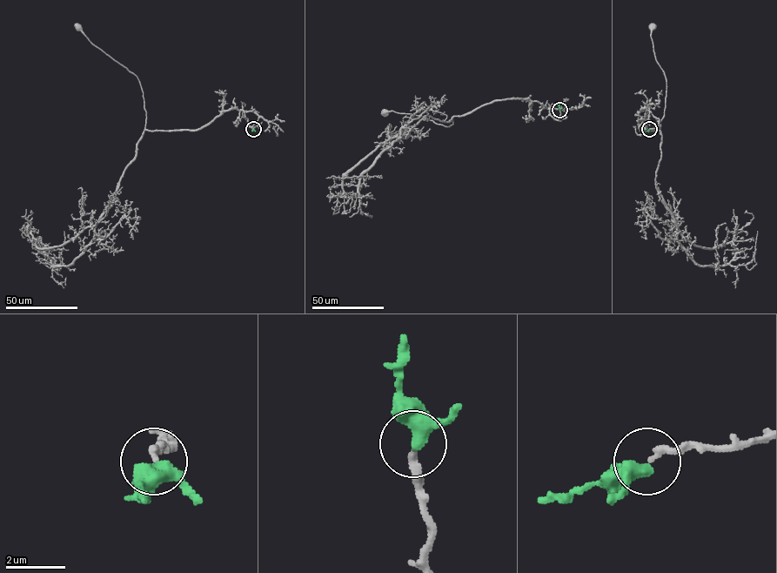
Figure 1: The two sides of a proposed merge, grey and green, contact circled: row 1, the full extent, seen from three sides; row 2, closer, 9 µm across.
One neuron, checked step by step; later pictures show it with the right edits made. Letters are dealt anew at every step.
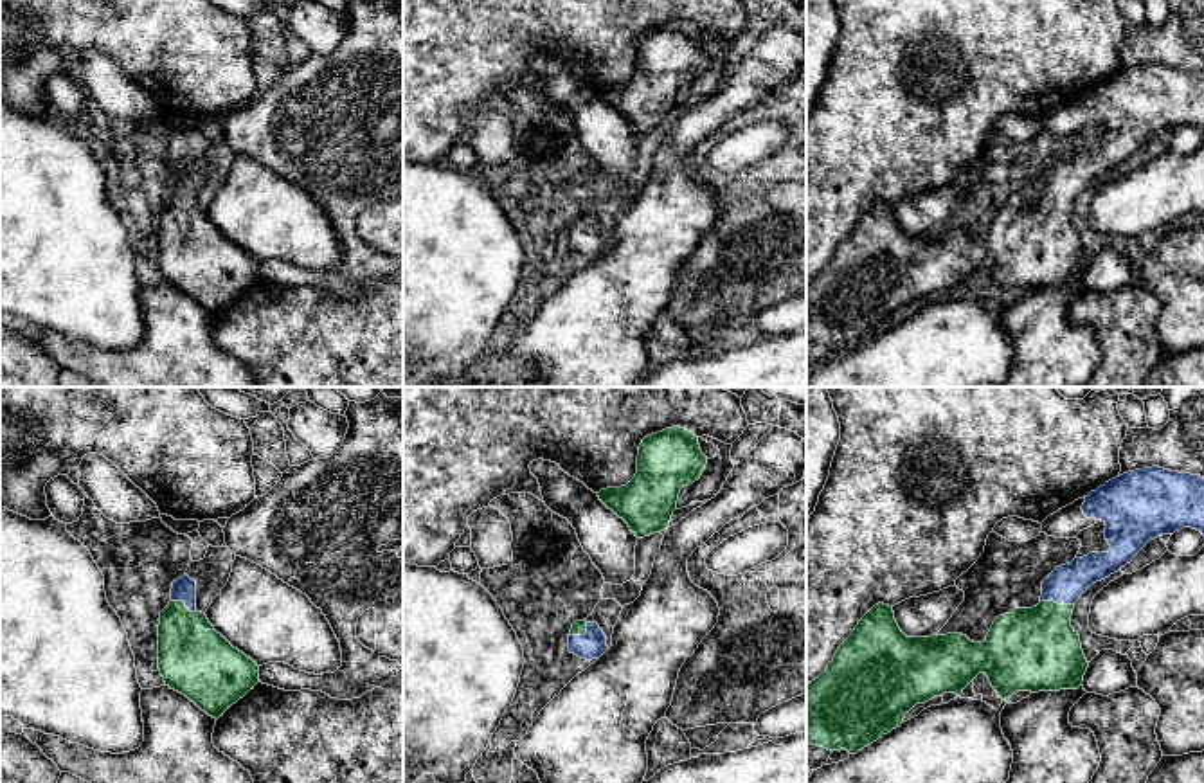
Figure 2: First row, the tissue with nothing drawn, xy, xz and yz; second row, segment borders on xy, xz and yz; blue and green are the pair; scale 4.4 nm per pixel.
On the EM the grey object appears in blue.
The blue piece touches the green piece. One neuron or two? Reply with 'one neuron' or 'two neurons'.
one neuron

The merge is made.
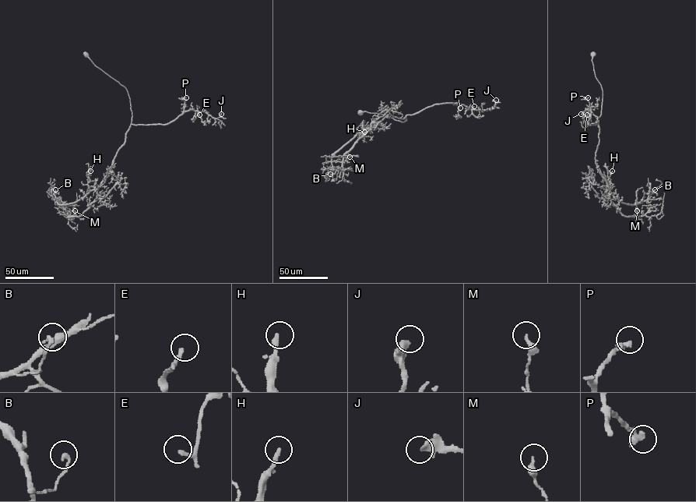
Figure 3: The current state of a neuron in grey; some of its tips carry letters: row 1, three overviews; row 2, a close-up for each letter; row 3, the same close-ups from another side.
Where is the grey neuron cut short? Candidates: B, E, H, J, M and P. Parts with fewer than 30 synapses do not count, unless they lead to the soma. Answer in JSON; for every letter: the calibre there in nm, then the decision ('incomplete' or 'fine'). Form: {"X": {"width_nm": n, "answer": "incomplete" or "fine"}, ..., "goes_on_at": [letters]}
{"B": {"width_nm": 200, "answer": "fine"}, "E": {"width_nm": 130, "answer": "fine"}, "H": {"width_nm": 240, "answer": "incomplete"}, "J": {"width_nm": 420, "answer": "fine"}, "M": {"width_nm": 320, "answer": "fine"}, "P": {"width_nm": 320, "answer": "fine"}, "goes_on_at": ["H"]}

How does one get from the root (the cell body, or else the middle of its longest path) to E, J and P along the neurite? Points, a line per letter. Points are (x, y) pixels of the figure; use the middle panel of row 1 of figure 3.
E: (360, 112), (377, 113), (403, 121), (407, 114), (414, 114), (435, 104), (458, 103), (471, 109), (474, 106)
J: (360, 112), (403, 121), (407, 114), (435, 104), (458, 103), (486, 110), (496, 100)
P: (360, 112), (377, 113), (403, 121), (407, 114), (435, 104), (458, 103), (458, 110), (460, 107)

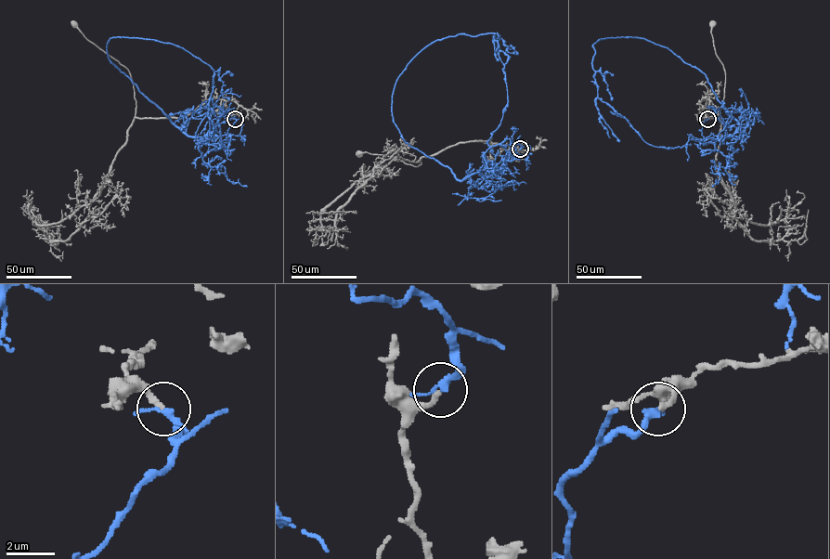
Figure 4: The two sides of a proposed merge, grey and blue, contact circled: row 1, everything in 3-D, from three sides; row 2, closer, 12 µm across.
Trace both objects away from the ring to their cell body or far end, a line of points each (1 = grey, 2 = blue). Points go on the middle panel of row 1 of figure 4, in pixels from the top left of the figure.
1: (520, 149), (513, 160), (490, 141), (459, 142), (422, 156), (417, 166), (359, 153)
2: (520, 149), (493, 145), (460, 180), (403, 138), (396, 80), (436, 41), (496, 33), (508, 105), (492, 132)

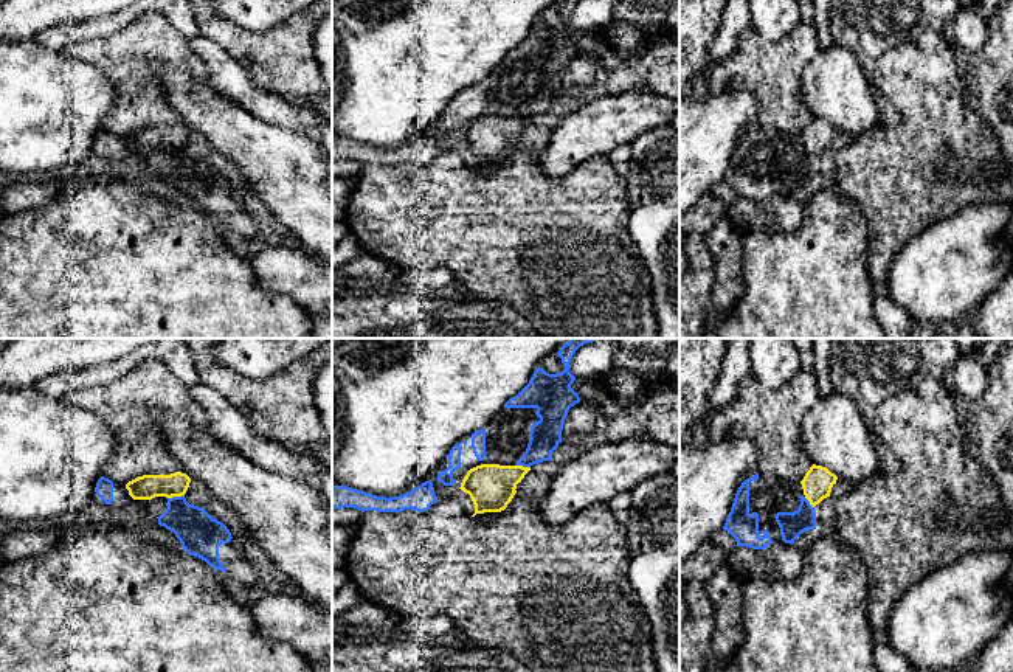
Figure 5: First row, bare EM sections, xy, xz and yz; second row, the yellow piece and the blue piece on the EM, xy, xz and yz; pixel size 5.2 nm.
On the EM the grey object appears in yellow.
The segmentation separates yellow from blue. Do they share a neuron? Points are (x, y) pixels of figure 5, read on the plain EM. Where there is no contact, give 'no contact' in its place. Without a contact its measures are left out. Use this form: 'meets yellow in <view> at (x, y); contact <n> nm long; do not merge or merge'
meets yellow in xy at (176, 148); contact 90 nm long; do not merge

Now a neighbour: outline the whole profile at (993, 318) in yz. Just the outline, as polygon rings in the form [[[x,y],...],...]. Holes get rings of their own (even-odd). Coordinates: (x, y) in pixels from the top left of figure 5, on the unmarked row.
[[[1013,267],[971,315],[979,338],[1013,338]]]

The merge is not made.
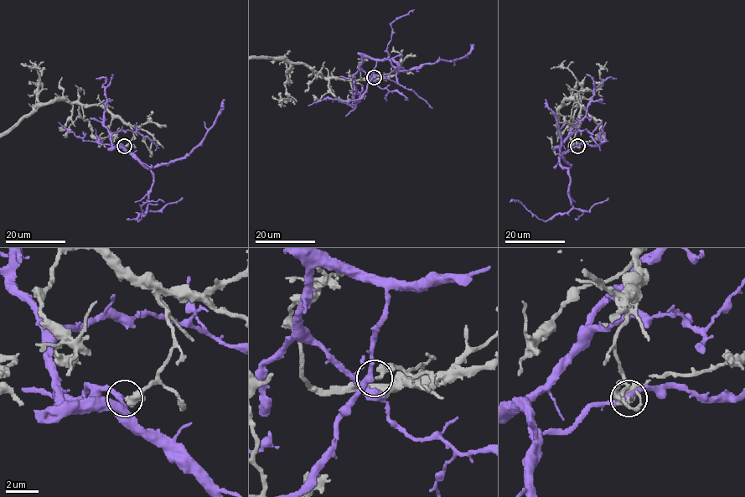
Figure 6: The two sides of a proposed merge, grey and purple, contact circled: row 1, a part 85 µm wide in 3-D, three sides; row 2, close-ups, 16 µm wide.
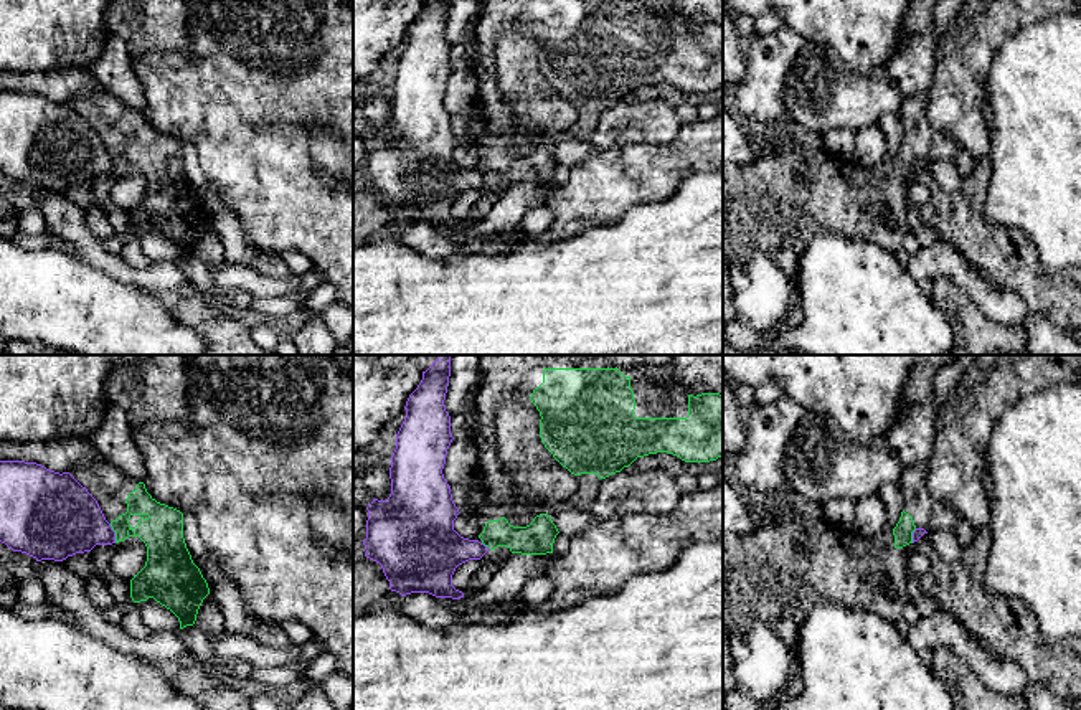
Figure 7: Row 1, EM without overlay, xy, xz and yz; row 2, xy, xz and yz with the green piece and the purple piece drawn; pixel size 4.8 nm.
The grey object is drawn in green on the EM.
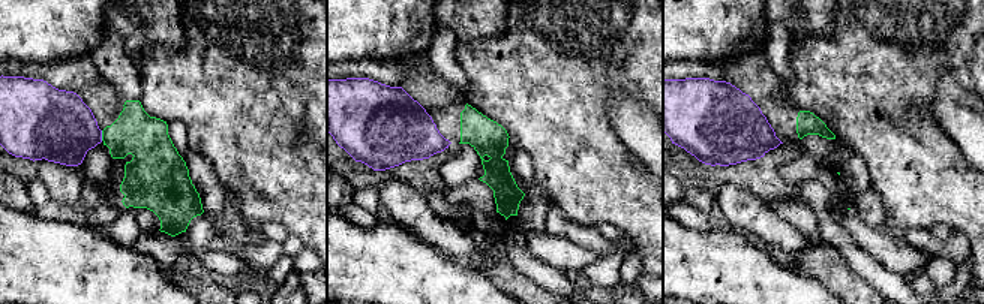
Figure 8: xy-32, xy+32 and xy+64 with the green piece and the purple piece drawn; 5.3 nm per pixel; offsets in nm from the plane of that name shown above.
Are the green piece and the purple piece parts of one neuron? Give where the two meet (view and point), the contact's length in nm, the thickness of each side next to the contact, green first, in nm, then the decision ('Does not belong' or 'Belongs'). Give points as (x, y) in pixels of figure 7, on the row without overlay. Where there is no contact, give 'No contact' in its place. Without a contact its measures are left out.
Touches green at xy (116, 164). Shared border 100 nm. Thickness 200 nm (green) against 340 nm. Does not belong

